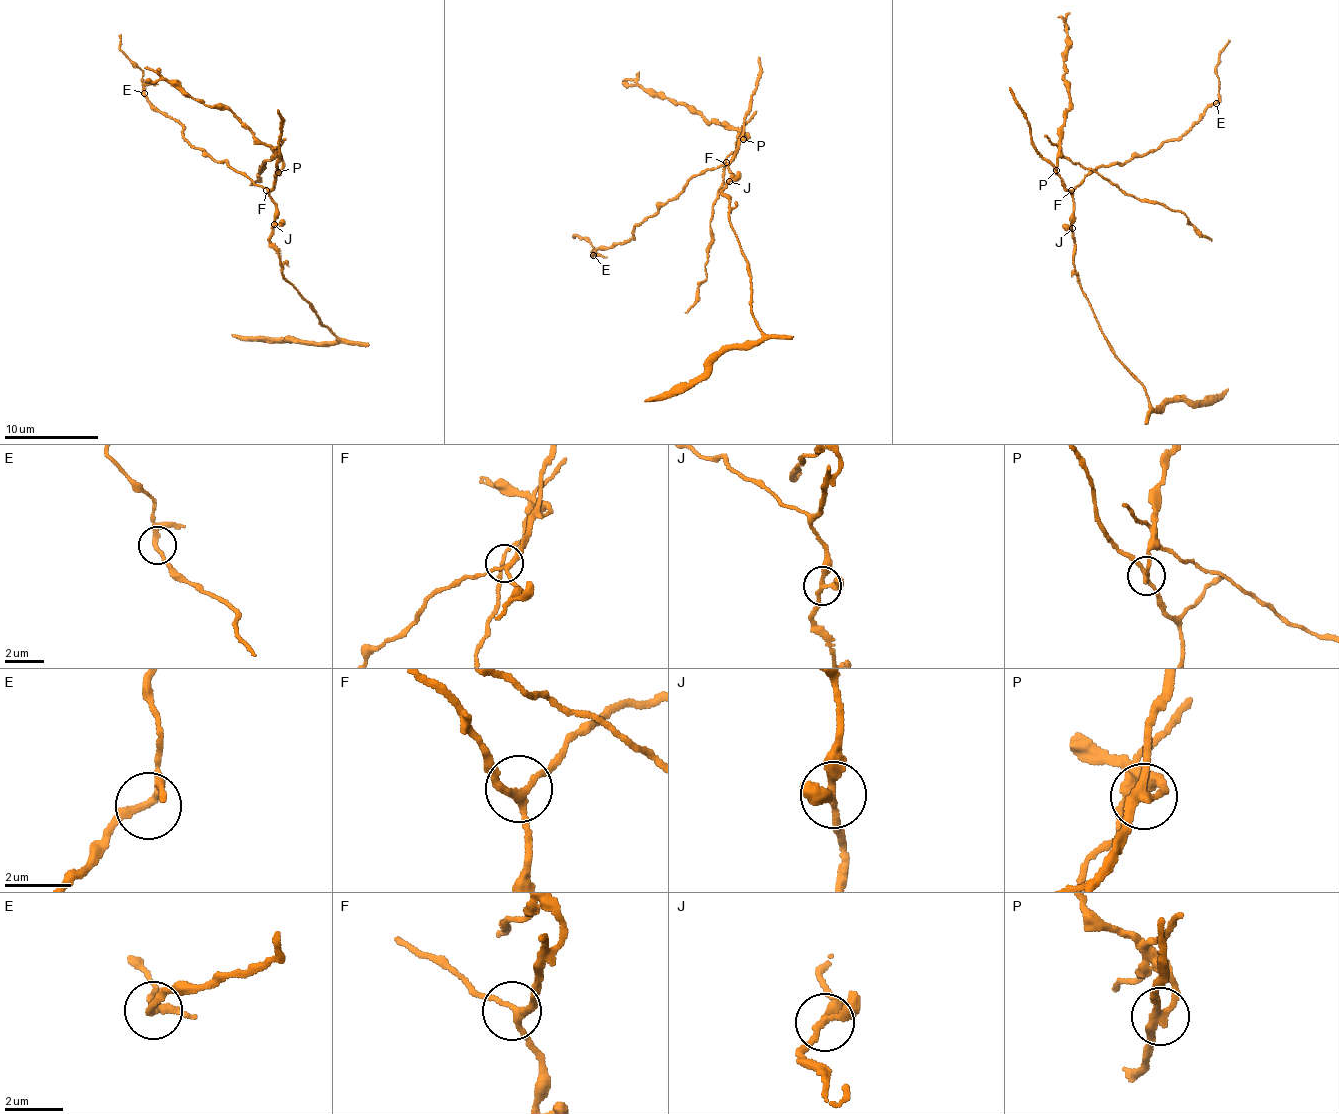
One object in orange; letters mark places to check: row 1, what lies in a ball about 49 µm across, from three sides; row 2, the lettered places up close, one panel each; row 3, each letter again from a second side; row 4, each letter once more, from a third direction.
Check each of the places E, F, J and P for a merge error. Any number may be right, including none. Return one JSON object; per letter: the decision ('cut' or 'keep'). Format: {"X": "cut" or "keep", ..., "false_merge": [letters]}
{"E": "keep", "F": "keep", "J": "keep", "P": "cut", "false_merge": ["P"]}

